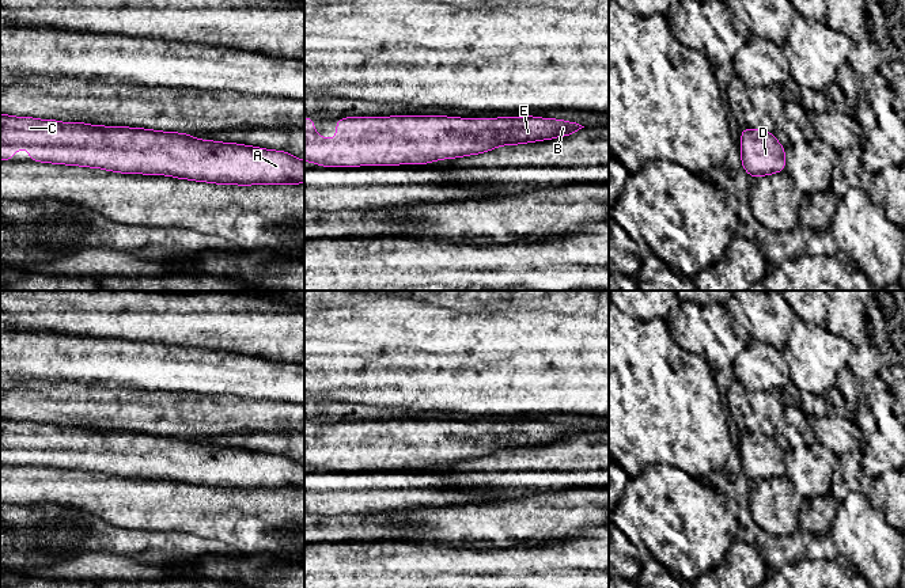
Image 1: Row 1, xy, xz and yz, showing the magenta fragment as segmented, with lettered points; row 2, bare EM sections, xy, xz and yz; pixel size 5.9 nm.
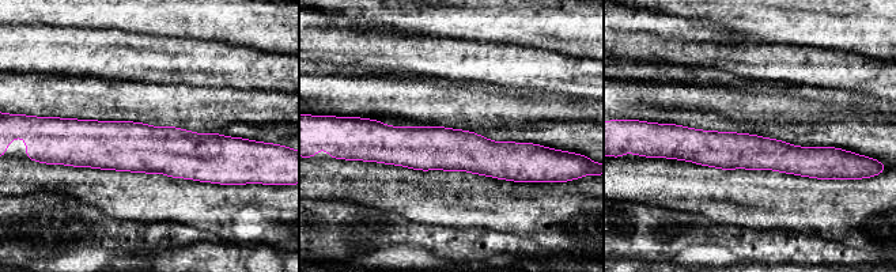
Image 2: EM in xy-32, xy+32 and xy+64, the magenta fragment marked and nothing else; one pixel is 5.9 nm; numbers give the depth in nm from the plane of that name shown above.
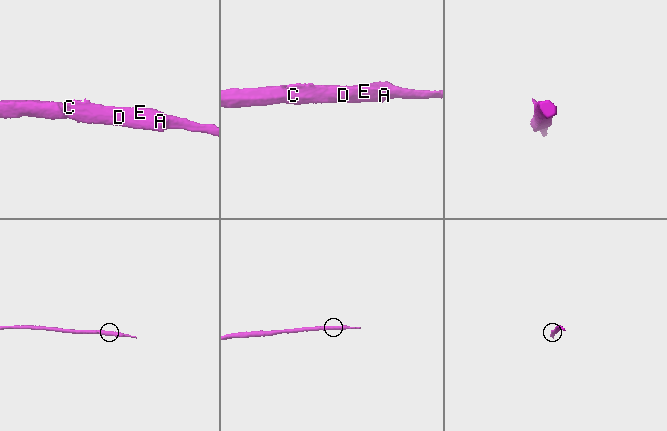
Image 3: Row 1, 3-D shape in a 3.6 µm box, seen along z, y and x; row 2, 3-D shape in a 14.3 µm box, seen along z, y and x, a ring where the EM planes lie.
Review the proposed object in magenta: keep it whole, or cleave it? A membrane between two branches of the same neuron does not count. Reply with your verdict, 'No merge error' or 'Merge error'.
No merge error

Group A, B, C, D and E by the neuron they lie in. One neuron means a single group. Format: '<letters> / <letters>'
A B C D E

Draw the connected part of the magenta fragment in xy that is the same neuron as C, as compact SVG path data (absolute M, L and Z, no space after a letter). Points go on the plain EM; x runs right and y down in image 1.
M0 417L0 464L14 464L14 458L29 452L29 464L102 473L121 478L167 479L177 483L216 489L298 489L304 488L304 464L285 455L265 454L236 447L198 444L192 439L162 436L144 432L88 429L84 426L60 426L34 421L12 421Z

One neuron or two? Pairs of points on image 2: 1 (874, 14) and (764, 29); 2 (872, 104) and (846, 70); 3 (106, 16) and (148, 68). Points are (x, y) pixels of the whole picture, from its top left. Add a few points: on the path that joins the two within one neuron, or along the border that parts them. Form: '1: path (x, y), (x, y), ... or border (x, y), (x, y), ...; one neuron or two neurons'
1: path (847, 19), (791, 19); one neuron
2: border (857, 94), (865, 94), (881, 102); two neurons
3: border (104, 27), (109, 29); two neurons

